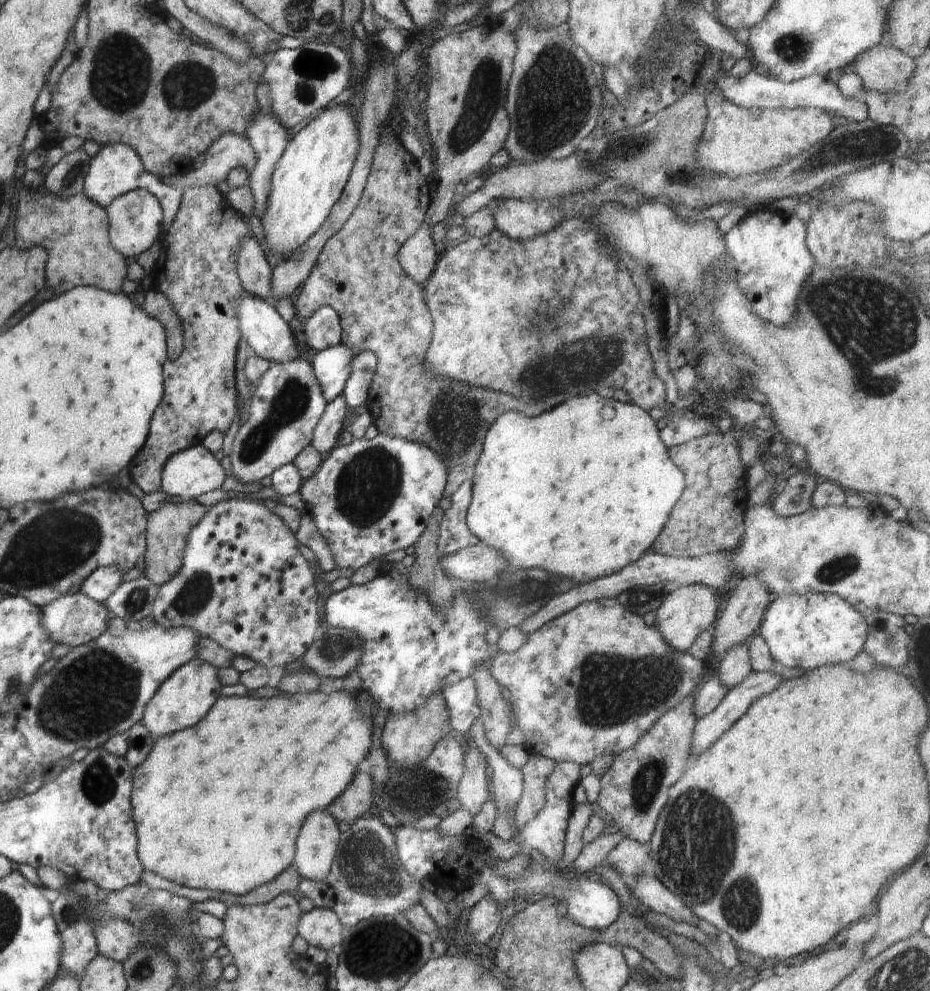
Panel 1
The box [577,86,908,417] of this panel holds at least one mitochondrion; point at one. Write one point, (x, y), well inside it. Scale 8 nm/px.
(870, 143)

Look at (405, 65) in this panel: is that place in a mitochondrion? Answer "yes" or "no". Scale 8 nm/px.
no

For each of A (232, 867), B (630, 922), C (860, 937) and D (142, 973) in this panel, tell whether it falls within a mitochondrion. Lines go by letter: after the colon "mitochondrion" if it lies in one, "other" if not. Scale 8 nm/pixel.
A: other
B: other
C: other
D: mitochondrion

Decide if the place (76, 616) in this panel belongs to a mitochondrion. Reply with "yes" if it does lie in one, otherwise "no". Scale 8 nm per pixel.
no

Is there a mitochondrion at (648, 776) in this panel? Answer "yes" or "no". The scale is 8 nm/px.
yes

